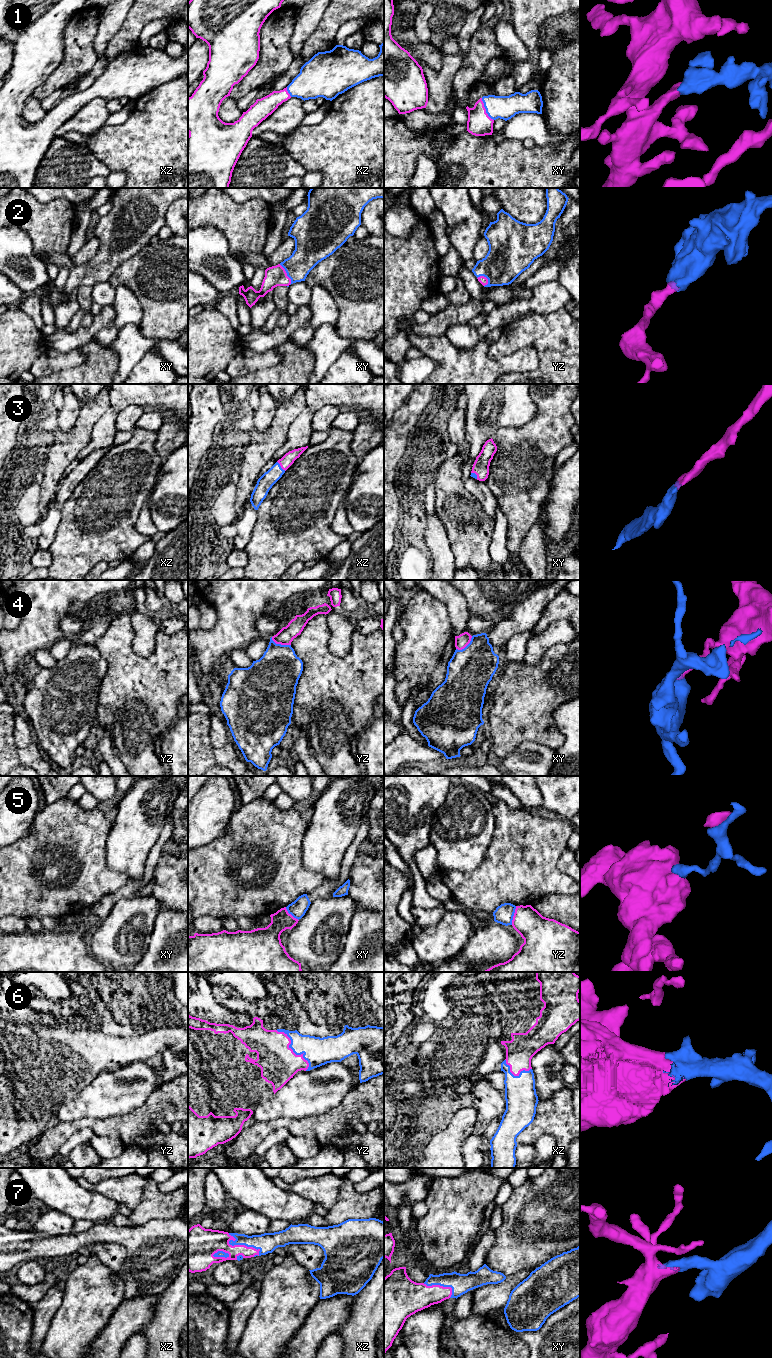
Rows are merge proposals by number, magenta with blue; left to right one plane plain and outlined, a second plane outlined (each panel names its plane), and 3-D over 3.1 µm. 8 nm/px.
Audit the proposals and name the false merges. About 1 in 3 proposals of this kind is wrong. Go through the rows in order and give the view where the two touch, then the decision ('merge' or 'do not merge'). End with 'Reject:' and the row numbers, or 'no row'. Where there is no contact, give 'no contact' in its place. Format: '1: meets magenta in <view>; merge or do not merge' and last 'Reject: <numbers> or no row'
1: meets magenta in xy; merge
2: meets magenta in xy; merge
3: meets magenta in xz; merge
4: meets magenta in yz; do not merge
5: meets magenta in yz; do not merge
6: meets magenta in yz; merge
7: meets magenta in xz; merge
Reject: 4, 5

